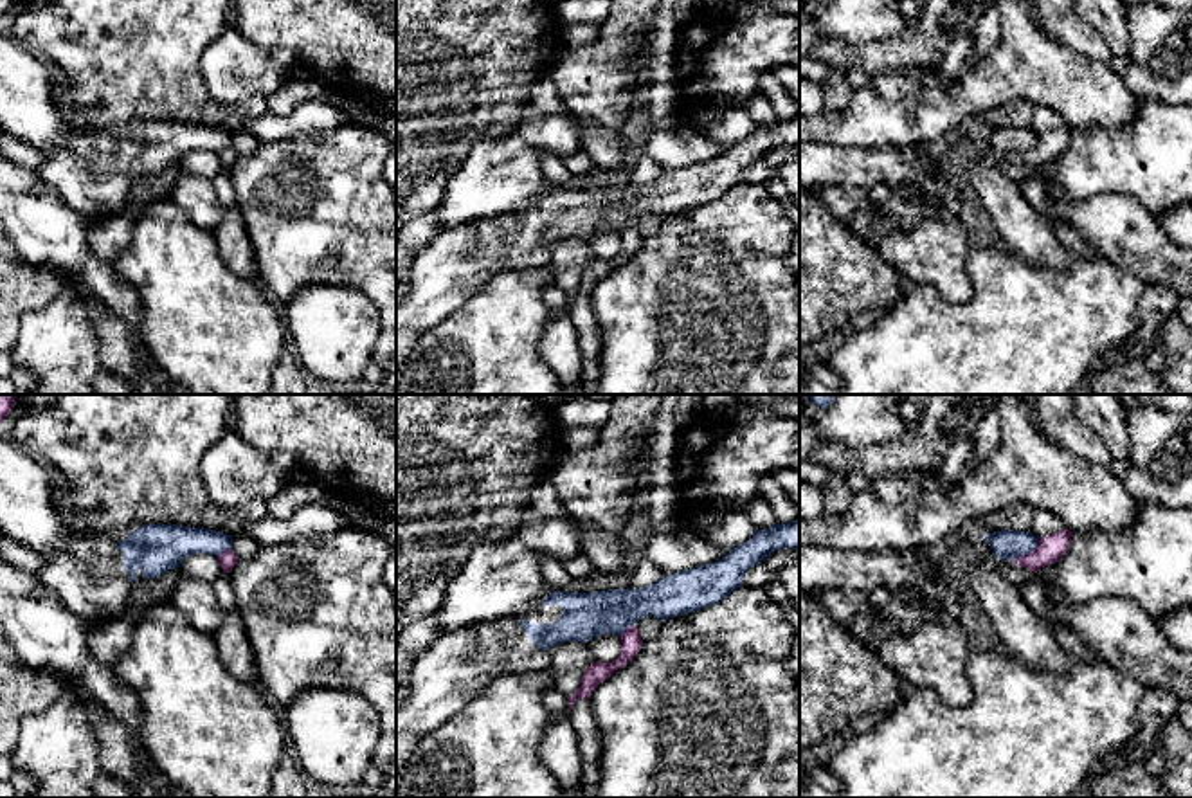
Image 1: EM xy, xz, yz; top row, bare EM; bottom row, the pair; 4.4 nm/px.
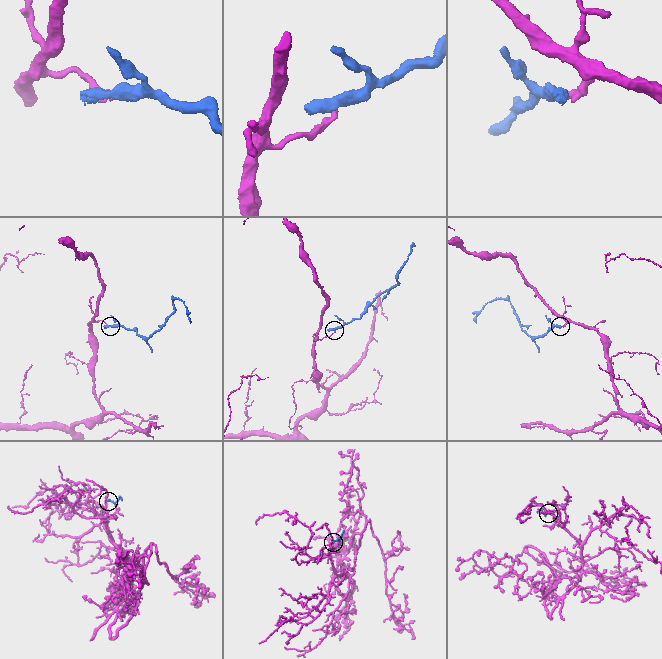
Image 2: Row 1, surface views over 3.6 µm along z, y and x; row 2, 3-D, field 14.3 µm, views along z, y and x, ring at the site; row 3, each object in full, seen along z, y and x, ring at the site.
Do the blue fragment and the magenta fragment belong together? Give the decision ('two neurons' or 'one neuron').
two neurons

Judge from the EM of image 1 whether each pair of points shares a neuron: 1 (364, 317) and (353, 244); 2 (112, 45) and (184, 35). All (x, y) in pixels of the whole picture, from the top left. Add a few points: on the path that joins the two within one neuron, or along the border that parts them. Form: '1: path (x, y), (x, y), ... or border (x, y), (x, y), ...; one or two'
1: border (319, 283), (353, 287), (377, 310); two
2: path (130, 36), (166, 35); one

